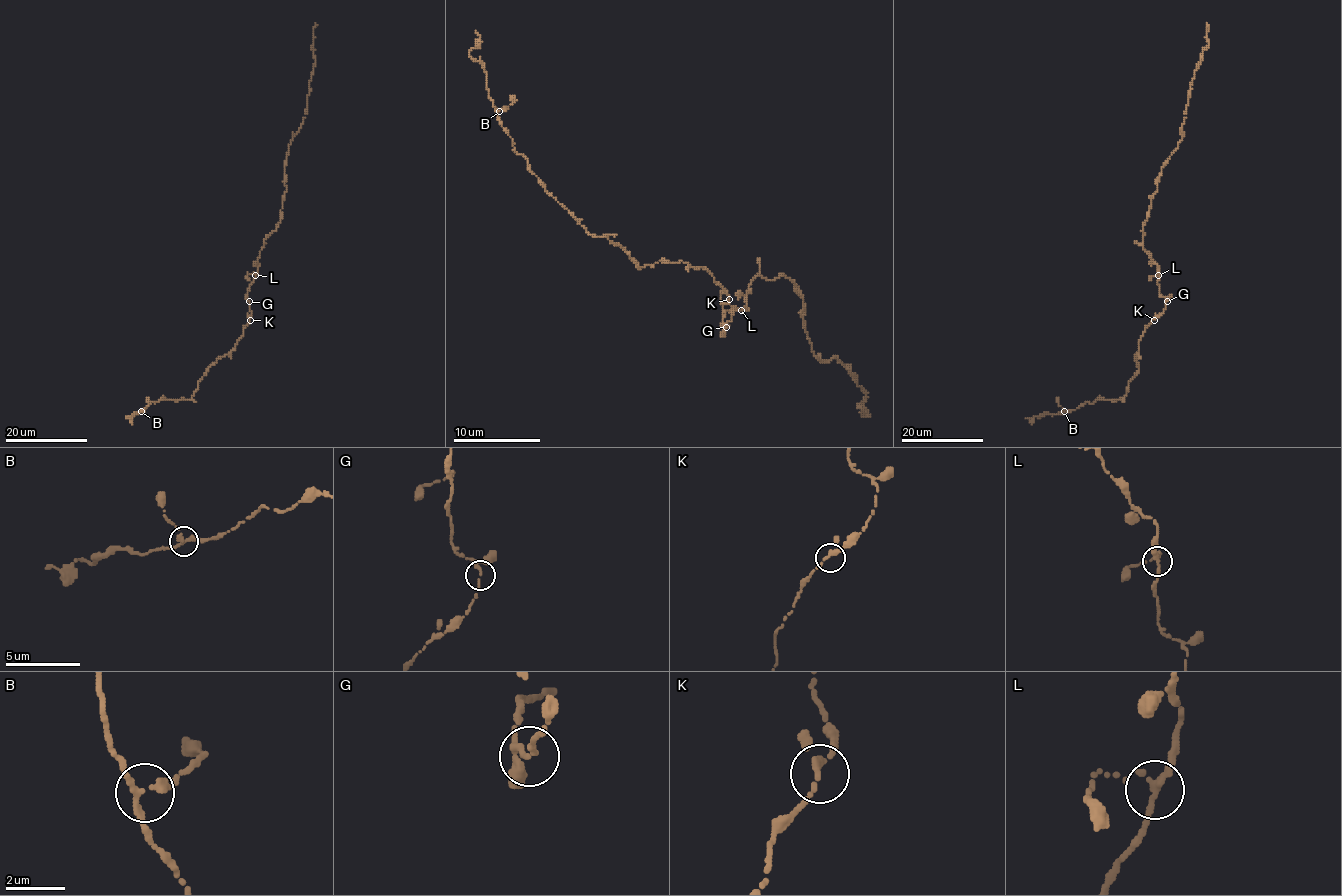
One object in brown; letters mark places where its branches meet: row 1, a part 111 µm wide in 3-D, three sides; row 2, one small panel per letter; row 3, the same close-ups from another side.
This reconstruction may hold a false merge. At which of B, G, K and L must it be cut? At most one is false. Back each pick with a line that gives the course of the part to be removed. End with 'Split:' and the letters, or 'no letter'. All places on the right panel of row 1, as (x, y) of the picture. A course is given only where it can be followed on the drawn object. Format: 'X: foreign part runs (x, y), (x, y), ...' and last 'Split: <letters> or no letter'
Split: no letter

